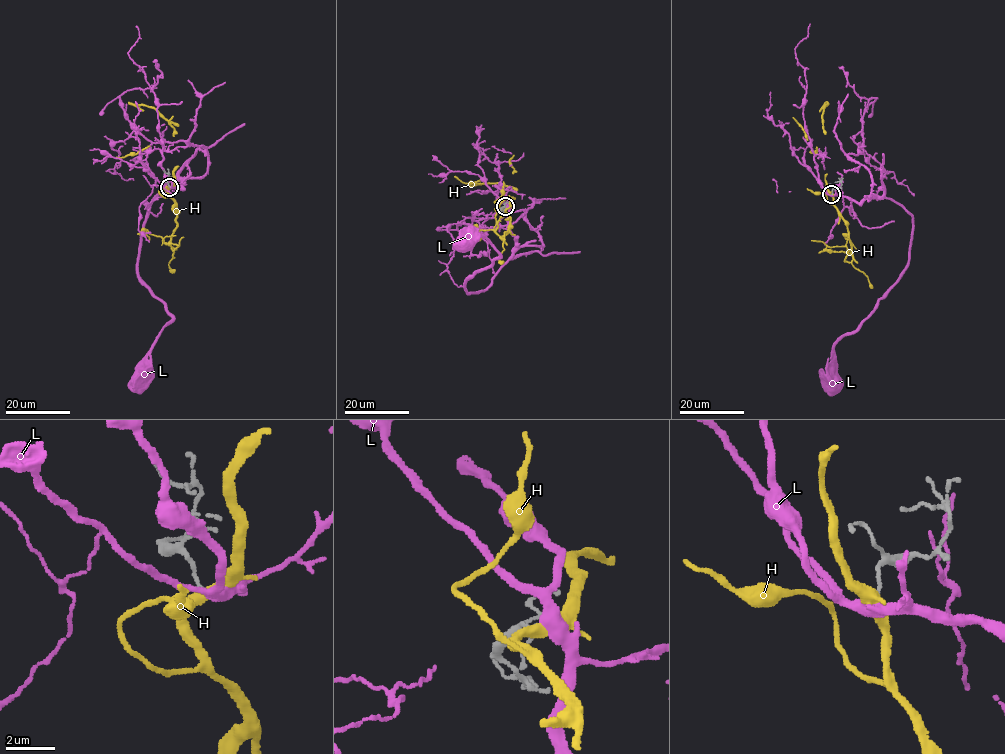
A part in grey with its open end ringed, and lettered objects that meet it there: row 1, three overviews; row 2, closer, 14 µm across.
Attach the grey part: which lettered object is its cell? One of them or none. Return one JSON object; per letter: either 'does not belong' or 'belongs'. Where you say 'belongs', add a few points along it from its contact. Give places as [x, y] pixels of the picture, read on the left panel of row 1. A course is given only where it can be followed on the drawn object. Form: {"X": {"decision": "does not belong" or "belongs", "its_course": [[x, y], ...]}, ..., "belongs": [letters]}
{"H": {"decision": "does not belong"}, "L": {"decision": "belongs", "its_course": [[170, 186], [180, 188], [182, 180], [167, 183], [149, 207], [137, 274], [172, 318], [138, 385]]}, "belongs": ["L"]}

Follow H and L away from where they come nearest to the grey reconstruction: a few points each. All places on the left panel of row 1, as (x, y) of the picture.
H: (169, 186), (174, 182), (177, 126), (155, 110), (129, 103), (143, 111)
L: (170, 186), (180, 188), (182, 180), (167, 183), (149, 207), (137, 274), (172, 318), (138, 385)

